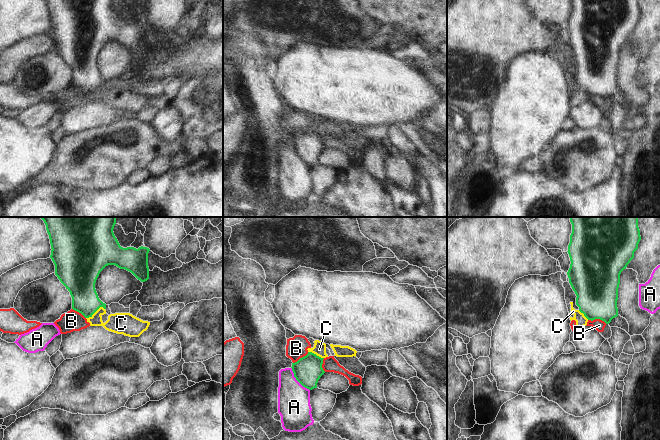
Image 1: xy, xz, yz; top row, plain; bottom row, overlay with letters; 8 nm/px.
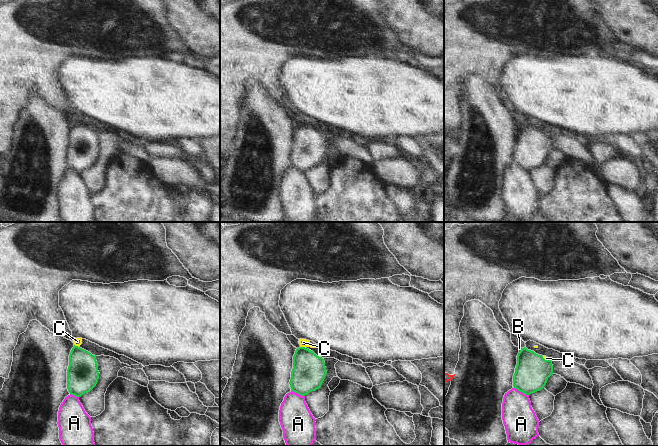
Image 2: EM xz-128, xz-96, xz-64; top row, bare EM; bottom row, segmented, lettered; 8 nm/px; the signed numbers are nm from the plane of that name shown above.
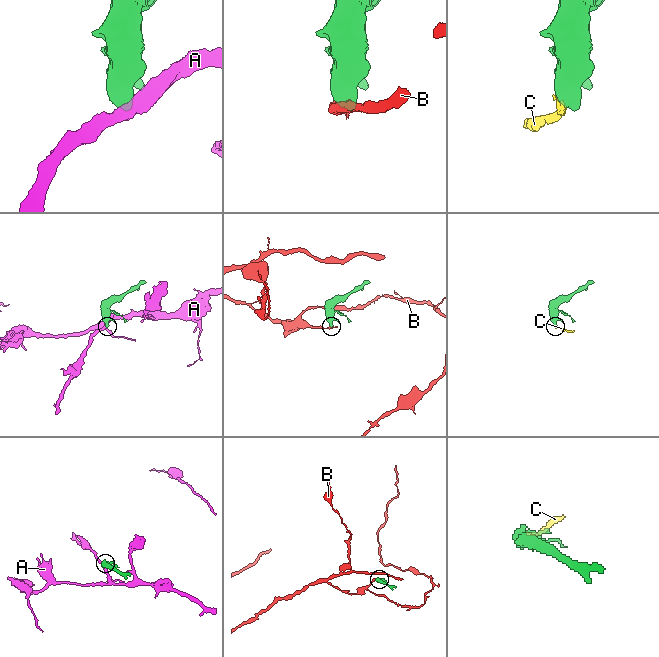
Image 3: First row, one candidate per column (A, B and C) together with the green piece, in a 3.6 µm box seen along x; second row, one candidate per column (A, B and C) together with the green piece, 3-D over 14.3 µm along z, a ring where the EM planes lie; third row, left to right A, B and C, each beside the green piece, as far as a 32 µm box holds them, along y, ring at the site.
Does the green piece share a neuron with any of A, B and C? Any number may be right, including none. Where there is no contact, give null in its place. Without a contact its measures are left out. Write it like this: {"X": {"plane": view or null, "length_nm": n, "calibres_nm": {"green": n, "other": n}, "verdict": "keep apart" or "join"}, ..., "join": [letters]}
{"A": {"plane": "xz", "length_nm": 240, "calibres_nm": {"green": 220, "other": 260}, "verdict": "keep apart"}, "B": {"plane": "yz", "length_nm": 160, "calibres_nm": {"green": 360, "other": 90}, "verdict": "keep apart"}, "C": {"plane": "xy", "length_nm": 170, "calibres_nm": {"green": 220, "other": 180}, "verdict": "keep apart"}, "join": []}

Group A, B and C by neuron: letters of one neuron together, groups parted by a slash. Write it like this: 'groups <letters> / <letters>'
groups A / B C

